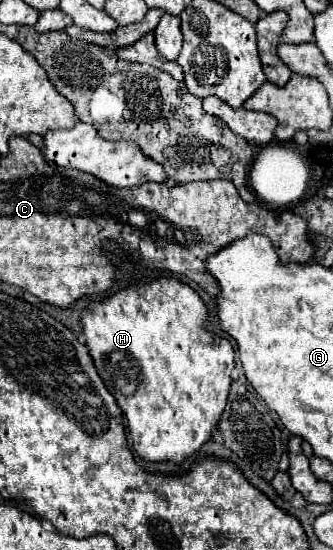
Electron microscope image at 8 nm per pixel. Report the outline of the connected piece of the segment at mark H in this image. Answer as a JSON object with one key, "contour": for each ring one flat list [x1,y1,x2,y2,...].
{"contour":[[138,278,112,296,90,302,80,322,98,376,128,420,134,450,146,460,170,462,194,454,220,420,234,368,232,344,210,330,210,310,198,292,176,278]]}

